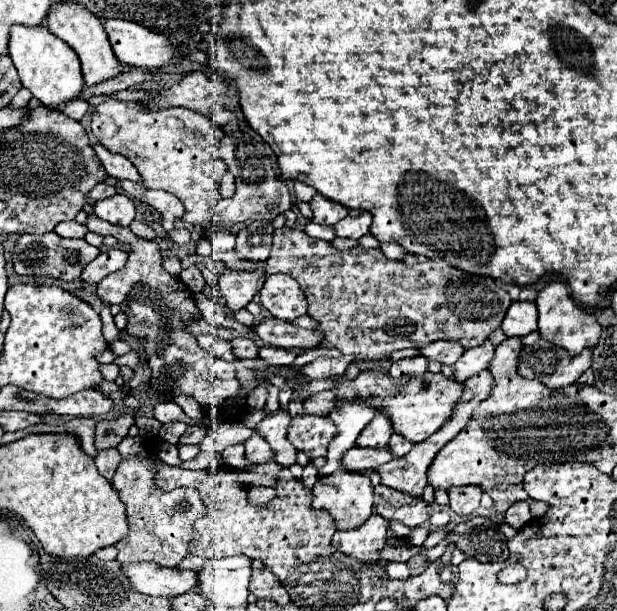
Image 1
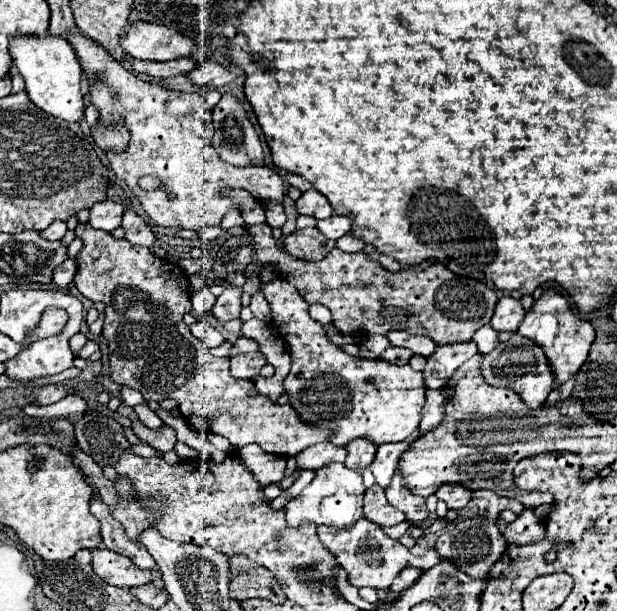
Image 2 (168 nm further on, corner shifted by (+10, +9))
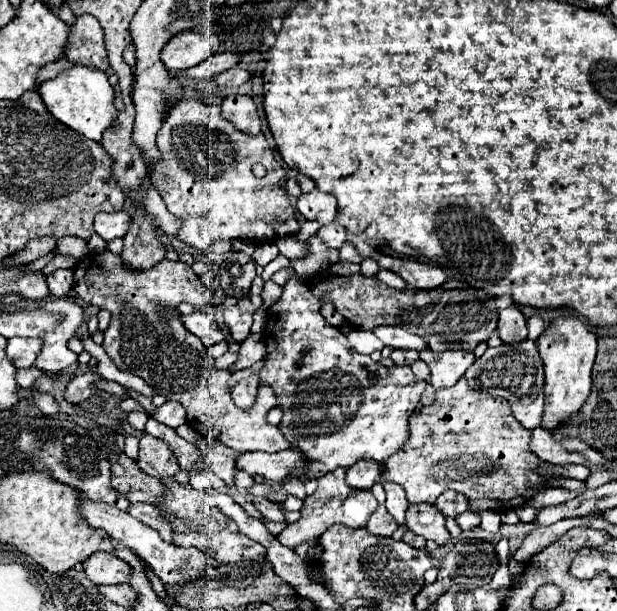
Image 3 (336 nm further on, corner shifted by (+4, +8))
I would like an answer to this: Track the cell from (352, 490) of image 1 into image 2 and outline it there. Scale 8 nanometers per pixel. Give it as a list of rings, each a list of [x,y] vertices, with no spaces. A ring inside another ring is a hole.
[[[344,463],[324,465],[316,471],[314,481],[286,505],[286,521],[290,527],[298,527],[302,521],[312,521],[316,525],[332,525],[338,529],[352,527],[362,517],[362,495],[364,483],[358,471],[348,469]]]

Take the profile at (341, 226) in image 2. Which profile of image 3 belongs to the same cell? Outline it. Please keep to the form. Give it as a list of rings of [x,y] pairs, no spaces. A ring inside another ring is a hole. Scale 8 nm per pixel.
[[[330,222],[330,224],[326,224],[326,226],[322,226],[322,228],[318,230],[318,236],[322,238],[322,242],[324,242],[326,246],[338,250],[338,248],[344,244],[344,240],[346,240],[346,230],[344,230],[344,226],[340,226],[338,222]]]

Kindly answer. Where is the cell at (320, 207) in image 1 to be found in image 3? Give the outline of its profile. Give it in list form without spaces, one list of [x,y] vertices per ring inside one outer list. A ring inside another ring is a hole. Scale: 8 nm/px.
[[[312,190],[298,198],[298,210],[306,220],[316,220],[318,224],[330,224],[336,218],[336,198],[320,190]]]

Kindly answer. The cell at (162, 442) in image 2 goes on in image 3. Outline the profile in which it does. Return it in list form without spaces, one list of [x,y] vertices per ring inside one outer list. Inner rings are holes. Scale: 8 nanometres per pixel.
[[[142,434],[140,438],[140,456],[136,460],[140,470],[154,478],[168,478],[178,472],[178,462],[174,462],[174,454],[164,442],[158,438],[150,438],[150,434]]]

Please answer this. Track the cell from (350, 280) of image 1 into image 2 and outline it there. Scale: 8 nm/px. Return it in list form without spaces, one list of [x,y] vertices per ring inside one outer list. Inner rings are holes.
[[[268,223],[252,225],[248,231],[252,235],[258,263],[262,267],[274,267],[282,279],[298,289],[306,303],[326,305],[332,313],[332,325],[352,339],[408,331],[412,335],[430,337],[438,345],[464,343],[470,341],[482,325],[490,323],[498,303],[492,287],[476,279],[460,277],[448,271],[442,263],[432,263],[428,267],[414,265],[392,273],[362,251],[344,253],[338,247],[334,247],[322,261],[304,261],[286,251],[284,237],[272,237]]]

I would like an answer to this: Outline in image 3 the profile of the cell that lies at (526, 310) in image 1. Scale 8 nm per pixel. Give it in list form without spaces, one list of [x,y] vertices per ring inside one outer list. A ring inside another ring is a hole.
[[[512,304],[504,310],[500,310],[500,318],[498,318],[498,336],[504,344],[516,344],[516,342],[524,342],[528,336],[526,330],[526,318],[524,314]]]

